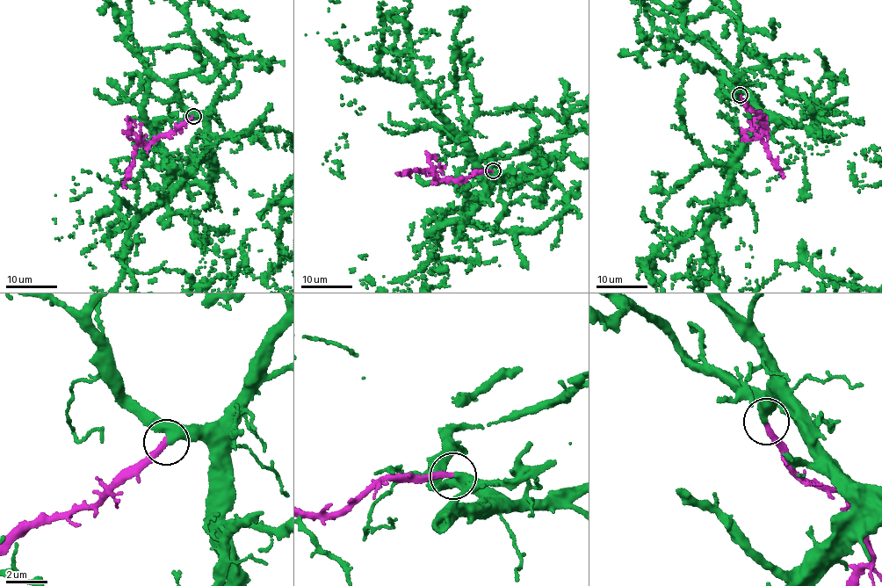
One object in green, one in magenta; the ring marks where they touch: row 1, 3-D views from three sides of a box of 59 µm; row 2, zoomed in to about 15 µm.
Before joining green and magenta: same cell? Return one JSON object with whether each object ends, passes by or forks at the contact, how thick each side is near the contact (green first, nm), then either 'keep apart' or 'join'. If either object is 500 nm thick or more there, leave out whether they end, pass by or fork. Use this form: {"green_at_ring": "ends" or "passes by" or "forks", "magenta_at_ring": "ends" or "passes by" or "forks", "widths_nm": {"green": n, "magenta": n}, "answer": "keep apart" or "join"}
{"green_at_ring": "passes by", "magenta_at_ring": "ends", "widths_nm": {"green": 440, "magenta": 300}, "answer": "join"}

